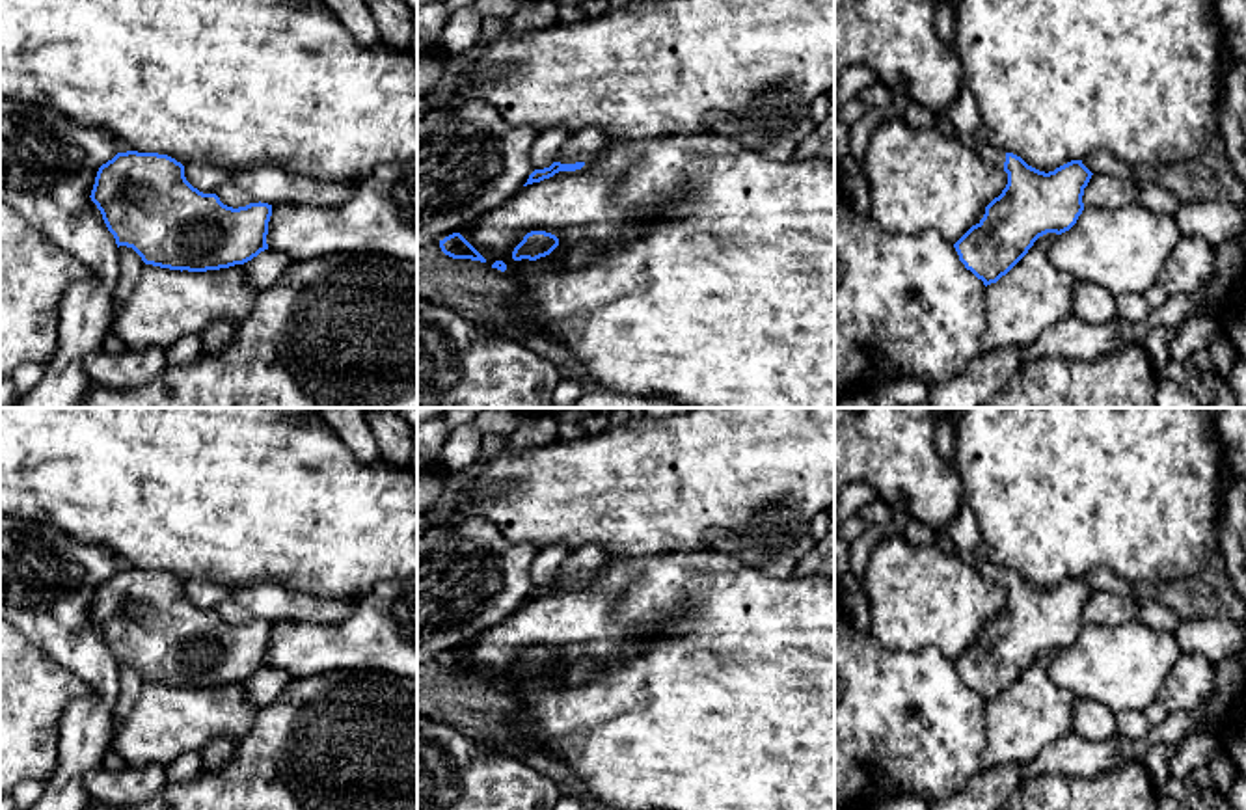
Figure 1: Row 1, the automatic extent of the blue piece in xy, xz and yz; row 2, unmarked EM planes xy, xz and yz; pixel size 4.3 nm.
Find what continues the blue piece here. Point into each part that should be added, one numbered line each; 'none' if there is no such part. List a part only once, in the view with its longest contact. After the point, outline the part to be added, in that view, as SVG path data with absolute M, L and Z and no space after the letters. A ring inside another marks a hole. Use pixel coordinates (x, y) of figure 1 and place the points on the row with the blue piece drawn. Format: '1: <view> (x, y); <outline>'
1: xz (585, 144); M587 127L576 132L561 149L557 162L576 164L589 162L607 145L607 136L600 127Z

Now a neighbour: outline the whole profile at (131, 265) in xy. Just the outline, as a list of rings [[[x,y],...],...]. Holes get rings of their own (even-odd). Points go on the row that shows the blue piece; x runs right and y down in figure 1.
[[[119,246],[119,281],[114,292],[114,309],[129,298],[138,285],[145,263],[142,257],[127,246]]]

